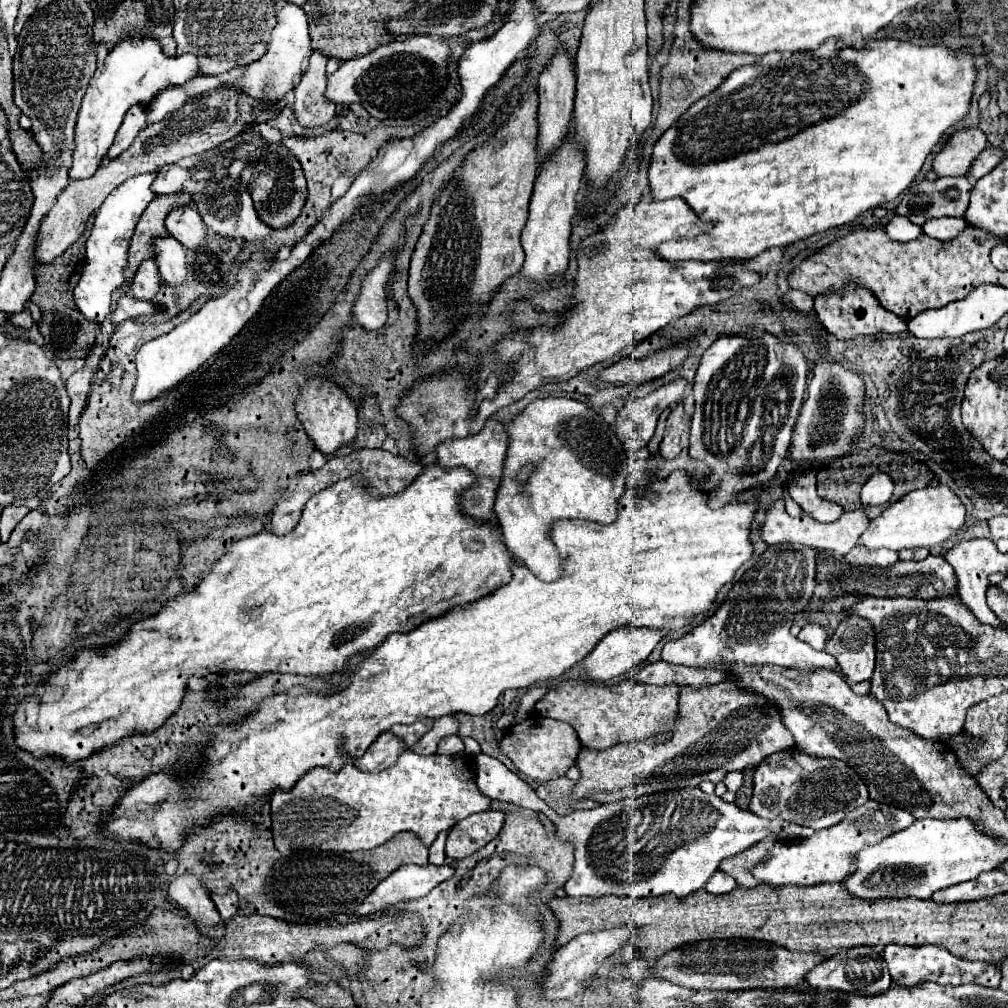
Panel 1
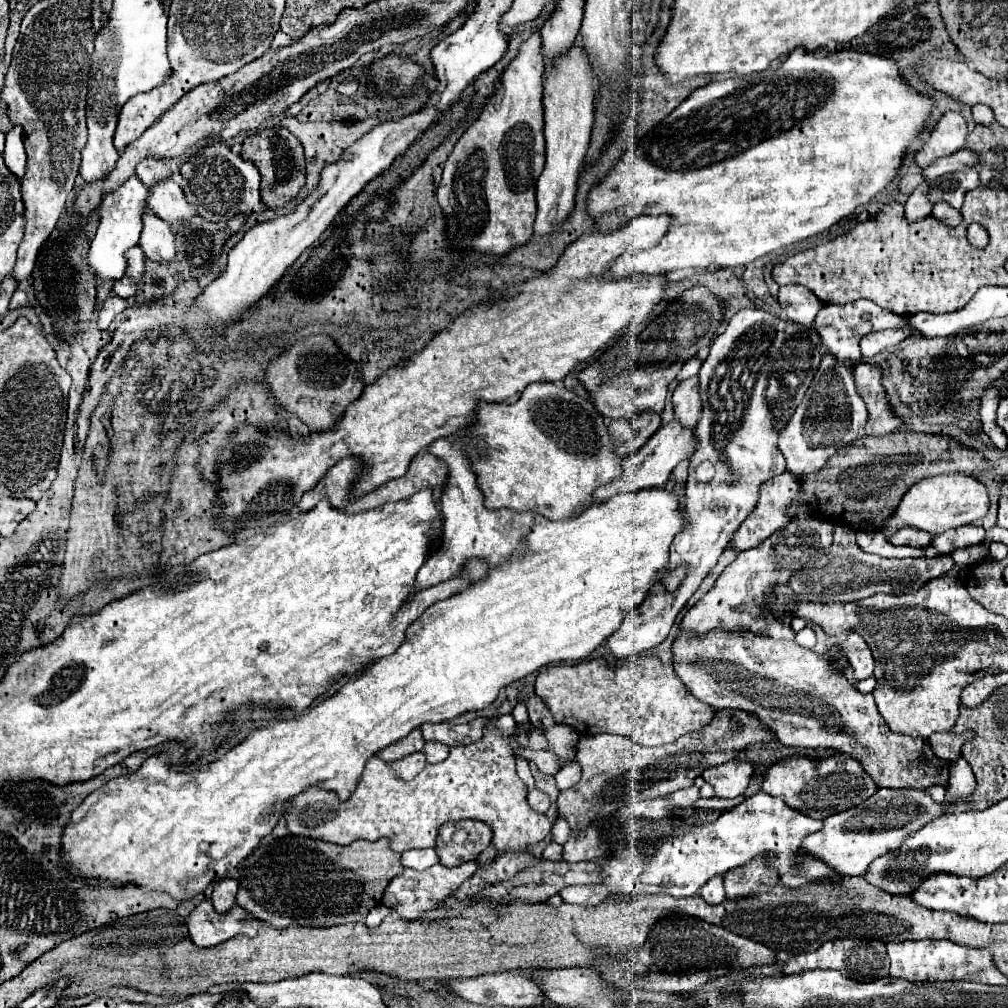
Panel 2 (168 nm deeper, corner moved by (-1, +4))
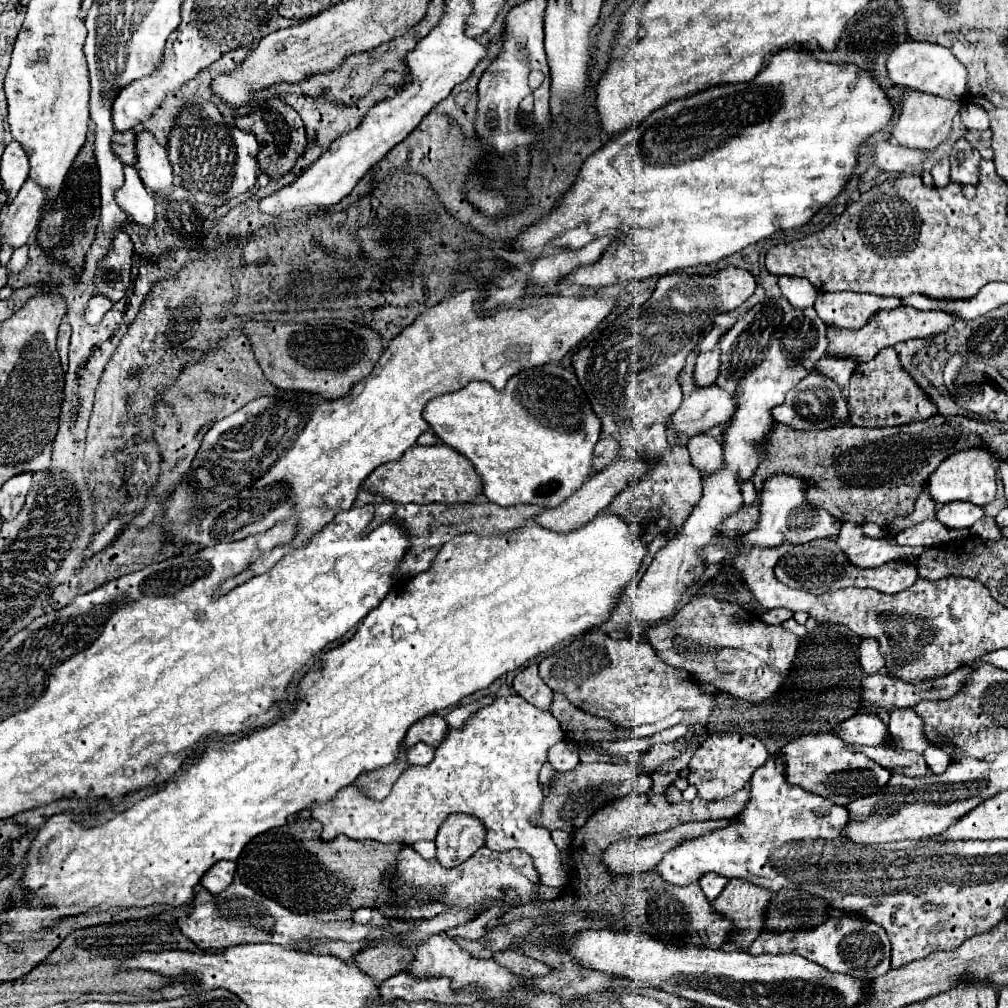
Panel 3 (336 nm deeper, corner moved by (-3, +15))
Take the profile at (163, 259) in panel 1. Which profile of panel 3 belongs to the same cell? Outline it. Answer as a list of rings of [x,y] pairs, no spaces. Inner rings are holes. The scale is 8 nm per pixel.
[[[124,166],[124,184],[116,190],[116,204],[128,212],[128,216],[142,226],[152,226],[154,212],[154,194],[148,192],[138,176],[138,170],[132,166]]]

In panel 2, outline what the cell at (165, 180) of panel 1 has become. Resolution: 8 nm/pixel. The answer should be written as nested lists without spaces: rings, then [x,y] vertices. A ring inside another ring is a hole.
[[[142,159],[136,167],[136,175],[138,175],[138,179],[142,179],[142,183],[146,187],[152,187],[154,183],[160,183],[160,179],[172,177],[172,171],[166,163],[162,163],[158,159]]]

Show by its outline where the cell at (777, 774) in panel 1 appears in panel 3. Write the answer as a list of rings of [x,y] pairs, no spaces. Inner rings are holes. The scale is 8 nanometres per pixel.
[[[830,732],[800,736],[798,740],[786,744],[782,752],[786,756],[786,776],[792,786],[800,786],[806,792],[824,796],[826,800],[832,800],[840,806],[848,806],[852,800],[858,800],[862,796],[872,796],[872,792],[884,788],[884,784],[888,784],[892,776],[890,770],[882,768],[864,754],[850,752],[846,748],[846,742],[838,736],[832,736]]]

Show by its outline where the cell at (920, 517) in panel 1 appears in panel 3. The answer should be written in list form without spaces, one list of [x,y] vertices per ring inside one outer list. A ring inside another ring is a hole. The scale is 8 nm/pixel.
[[[968,448],[964,452],[956,452],[948,456],[936,468],[936,472],[928,480],[928,492],[938,506],[958,500],[972,502],[976,506],[986,506],[996,496],[996,472],[998,472],[996,454],[988,452],[988,448]]]

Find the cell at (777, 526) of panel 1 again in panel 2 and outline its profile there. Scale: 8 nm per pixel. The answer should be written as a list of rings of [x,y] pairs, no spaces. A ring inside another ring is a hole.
[[[784,473],[766,481],[760,487],[760,499],[754,511],[746,517],[746,523],[734,533],[734,549],[744,551],[758,547],[780,527],[786,527],[792,517],[788,515],[790,503],[796,499],[800,485],[792,473]]]

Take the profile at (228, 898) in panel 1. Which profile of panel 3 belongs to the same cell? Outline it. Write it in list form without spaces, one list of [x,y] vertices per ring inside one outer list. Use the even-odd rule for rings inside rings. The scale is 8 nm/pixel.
[[[220,860],[216,862],[200,880],[200,884],[210,892],[210,894],[220,894],[228,884],[234,880],[236,864],[230,860]]]

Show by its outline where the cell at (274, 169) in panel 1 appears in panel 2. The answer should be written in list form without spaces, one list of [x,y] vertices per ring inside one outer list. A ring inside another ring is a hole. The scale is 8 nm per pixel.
[[[278,127],[278,129],[264,129],[258,135],[248,137],[242,143],[242,153],[244,159],[250,159],[254,165],[258,165],[258,171],[262,175],[262,185],[260,185],[260,197],[262,203],[268,209],[276,209],[286,205],[288,201],[292,201],[300,189],[304,187],[304,179],[306,179],[306,171],[304,171],[304,151],[300,141],[286,129],[286,127]]]

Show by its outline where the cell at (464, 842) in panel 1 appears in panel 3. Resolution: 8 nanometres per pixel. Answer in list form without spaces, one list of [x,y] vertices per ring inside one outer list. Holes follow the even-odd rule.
[[[452,814],[440,826],[434,840],[438,846],[436,860],[446,868],[454,868],[468,860],[480,846],[484,846],[486,830],[482,826],[484,824],[470,814]]]

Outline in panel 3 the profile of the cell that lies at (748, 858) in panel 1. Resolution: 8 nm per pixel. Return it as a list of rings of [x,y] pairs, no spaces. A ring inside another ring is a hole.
[[[732,878],[722,894],[712,902],[712,910],[726,916],[734,924],[734,930],[730,932],[734,946],[748,948],[756,940],[758,932],[764,928],[764,910],[770,896],[772,892],[766,888]]]

